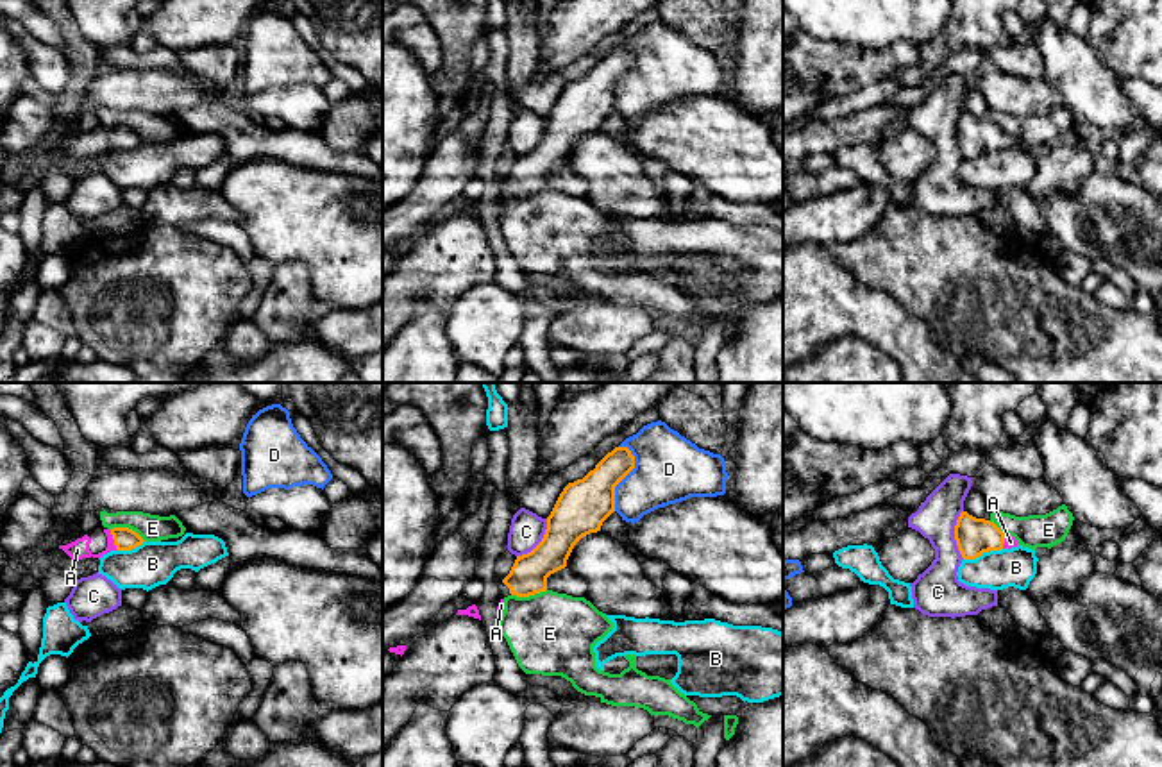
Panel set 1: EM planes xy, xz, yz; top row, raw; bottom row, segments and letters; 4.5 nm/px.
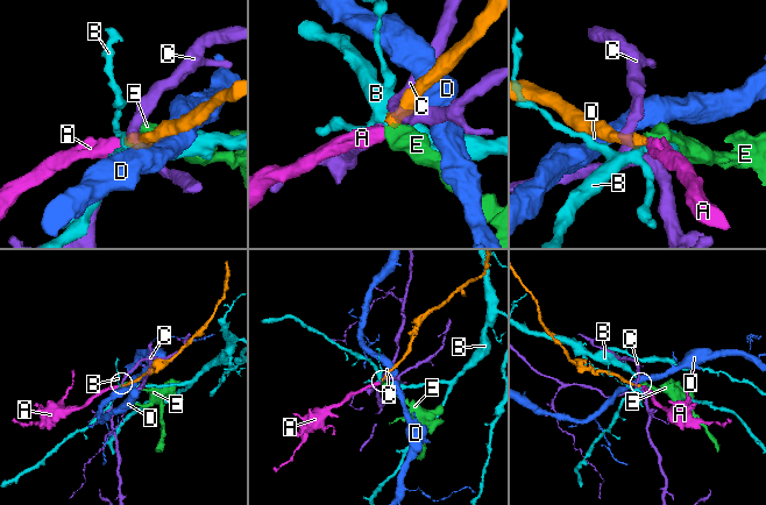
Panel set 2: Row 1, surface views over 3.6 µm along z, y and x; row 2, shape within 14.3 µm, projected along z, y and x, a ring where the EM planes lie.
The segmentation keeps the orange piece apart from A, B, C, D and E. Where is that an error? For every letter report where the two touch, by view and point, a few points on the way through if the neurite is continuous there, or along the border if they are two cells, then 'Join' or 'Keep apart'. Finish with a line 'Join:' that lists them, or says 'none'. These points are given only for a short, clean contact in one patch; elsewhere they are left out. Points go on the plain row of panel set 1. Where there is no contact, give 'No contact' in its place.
A: Touches orange at xy (115, 140). Path across: xy (126, 138), (115, 140), (101, 154), (77, 149). Join
B: Touches orange at yz (982, 152). Boundary: yz (1002, 147), (964, 160). Keep apart
C: Touches orange at yz (955, 134). Boundary: yz (962, 109), (955, 126), (955, 143), (964, 158). Keep apart
D: Touches orange at xz (624, 75). Keep apart
E: Touches orange at xz (528, 195). Boundary: xz (546, 188), (528, 195), (512, 195). Keep apart
Join: A

